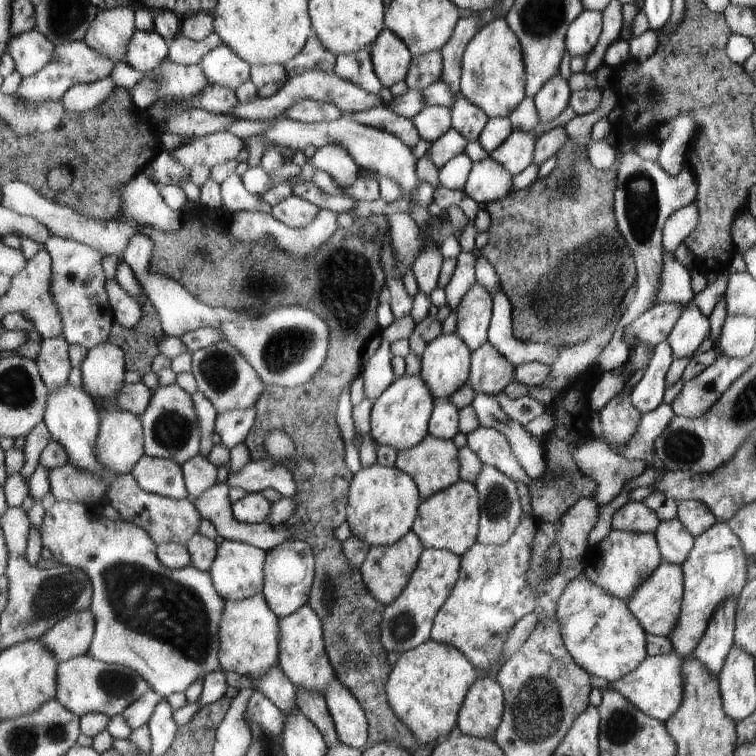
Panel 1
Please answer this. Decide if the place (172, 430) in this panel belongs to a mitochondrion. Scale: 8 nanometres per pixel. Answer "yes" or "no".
yes

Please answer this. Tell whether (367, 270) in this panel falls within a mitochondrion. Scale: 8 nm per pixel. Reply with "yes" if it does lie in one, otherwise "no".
yes

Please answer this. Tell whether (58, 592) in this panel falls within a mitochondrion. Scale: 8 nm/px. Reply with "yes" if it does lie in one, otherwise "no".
yes

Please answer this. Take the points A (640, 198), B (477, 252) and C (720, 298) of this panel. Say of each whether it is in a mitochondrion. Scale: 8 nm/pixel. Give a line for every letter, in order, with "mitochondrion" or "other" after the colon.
A: mitochondrion
B: other
C: other

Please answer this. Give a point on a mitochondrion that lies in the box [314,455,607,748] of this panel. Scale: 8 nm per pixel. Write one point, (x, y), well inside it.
(538, 713)

